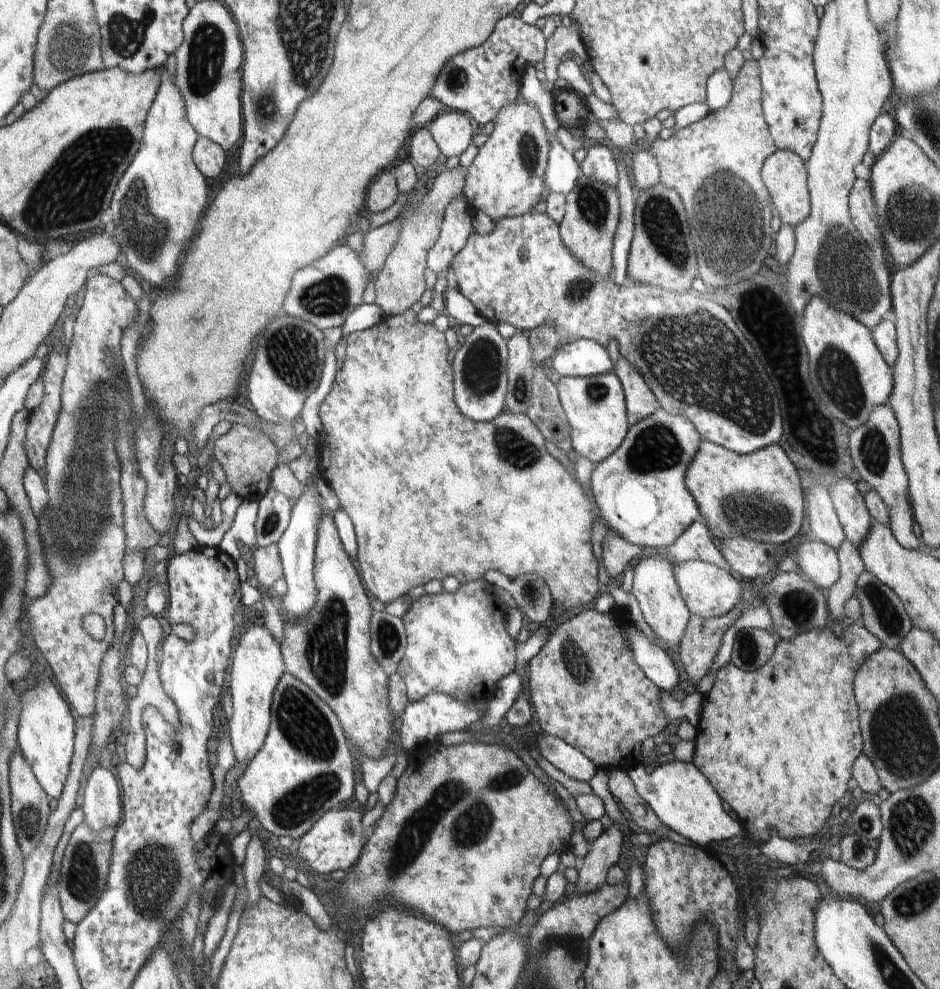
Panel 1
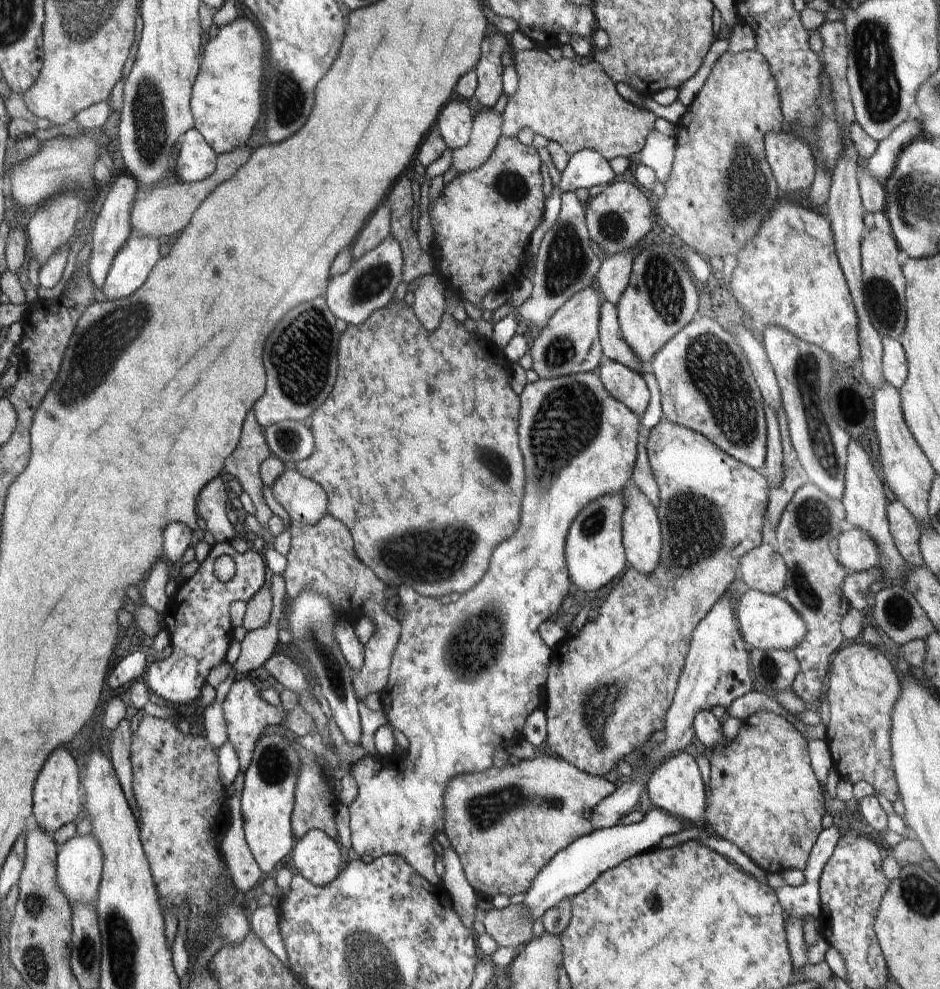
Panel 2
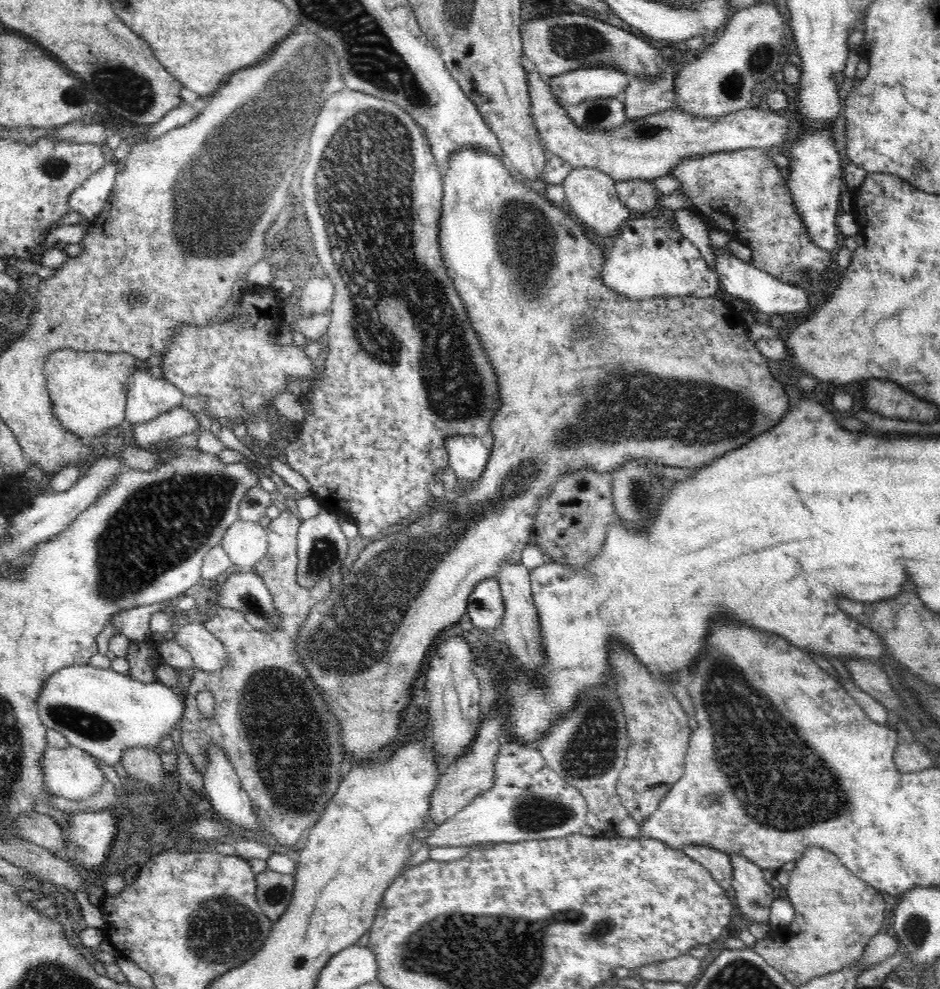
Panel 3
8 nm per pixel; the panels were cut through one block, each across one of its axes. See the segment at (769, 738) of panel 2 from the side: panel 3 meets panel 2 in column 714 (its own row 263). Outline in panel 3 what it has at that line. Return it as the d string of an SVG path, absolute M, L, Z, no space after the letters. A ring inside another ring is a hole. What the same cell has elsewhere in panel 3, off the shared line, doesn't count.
M767 149L722 151L712 154L703 154L699 157L684 159L670 172L680 183L677 190L686 194L692 200L688 206L690 214L705 220L712 229L719 228L736 238L752 250L750 263L764 272L770 273L782 282L802 287L808 280L806 270L814 270L821 275L834 267L835 255L818 247L808 231L806 225L792 201L790 189L786 179L780 173L780 167L772 161Z

